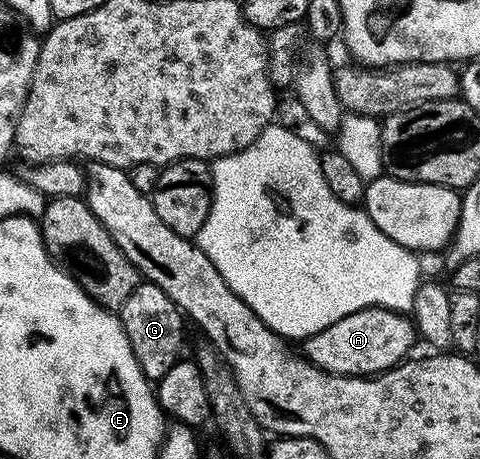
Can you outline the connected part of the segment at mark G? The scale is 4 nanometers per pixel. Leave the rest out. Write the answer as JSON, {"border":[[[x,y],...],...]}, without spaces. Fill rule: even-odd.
{"border":[[[141,282],[135,287],[133,294],[125,298],[125,302],[117,309],[117,315],[129,338],[129,346],[147,379],[158,382],[165,378],[165,374],[181,359],[179,351],[183,348],[183,324],[185,325],[183,313],[169,298],[169,294],[165,294],[161,286]]]}

